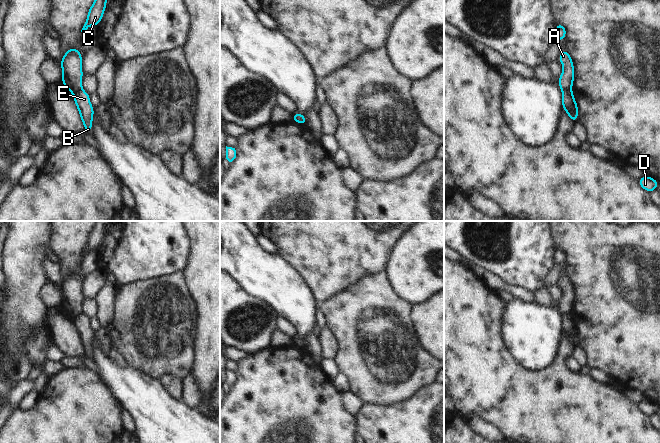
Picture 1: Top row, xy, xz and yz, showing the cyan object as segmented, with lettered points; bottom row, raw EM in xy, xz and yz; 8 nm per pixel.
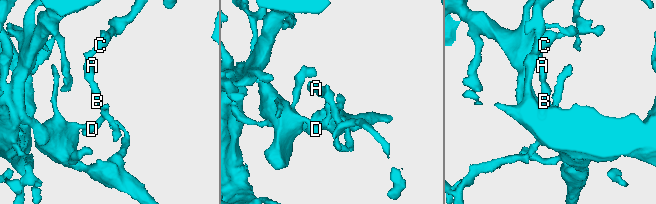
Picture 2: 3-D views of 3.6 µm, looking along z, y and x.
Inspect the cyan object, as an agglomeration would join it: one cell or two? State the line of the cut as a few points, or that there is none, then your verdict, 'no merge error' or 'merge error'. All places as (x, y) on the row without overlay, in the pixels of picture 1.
cut yz (571, 312), (562, 315); merge error

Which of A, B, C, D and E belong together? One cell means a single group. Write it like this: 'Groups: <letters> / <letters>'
Groups: A C / B D E

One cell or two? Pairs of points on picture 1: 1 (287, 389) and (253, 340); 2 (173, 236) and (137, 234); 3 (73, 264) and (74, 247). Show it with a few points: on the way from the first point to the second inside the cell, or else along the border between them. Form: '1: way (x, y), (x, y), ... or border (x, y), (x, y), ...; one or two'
1: border (270, 346), (250, 355); two
2: way (164, 236), (146, 236); one
3: way (73, 260), (73, 251); one

